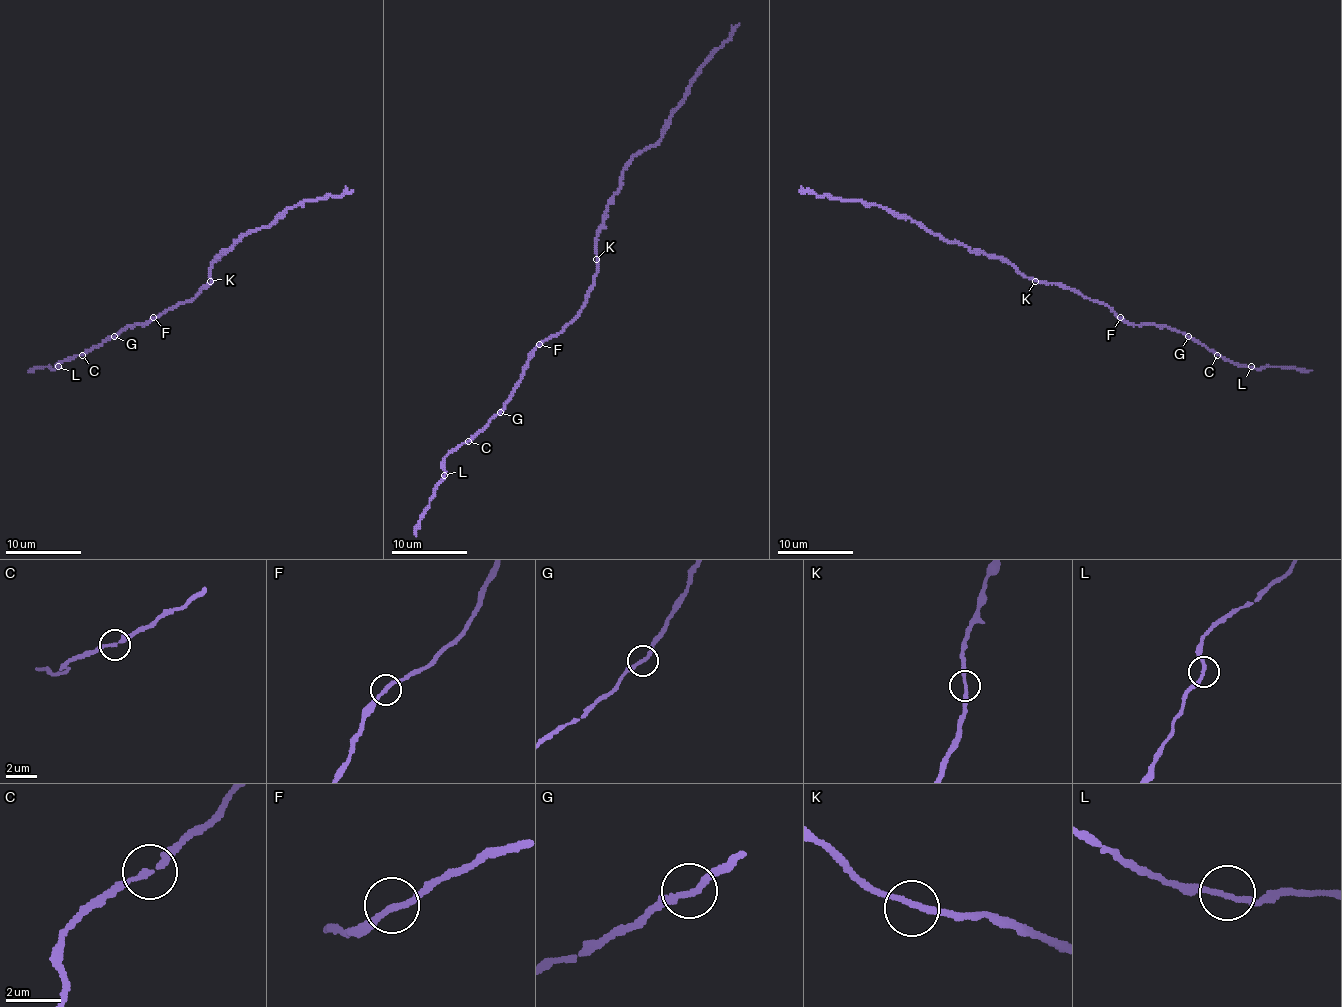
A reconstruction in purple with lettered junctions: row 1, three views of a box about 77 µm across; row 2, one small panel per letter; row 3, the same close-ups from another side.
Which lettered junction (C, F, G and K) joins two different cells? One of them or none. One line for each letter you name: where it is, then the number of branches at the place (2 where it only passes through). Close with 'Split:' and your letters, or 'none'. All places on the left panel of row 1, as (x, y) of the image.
Split: none

